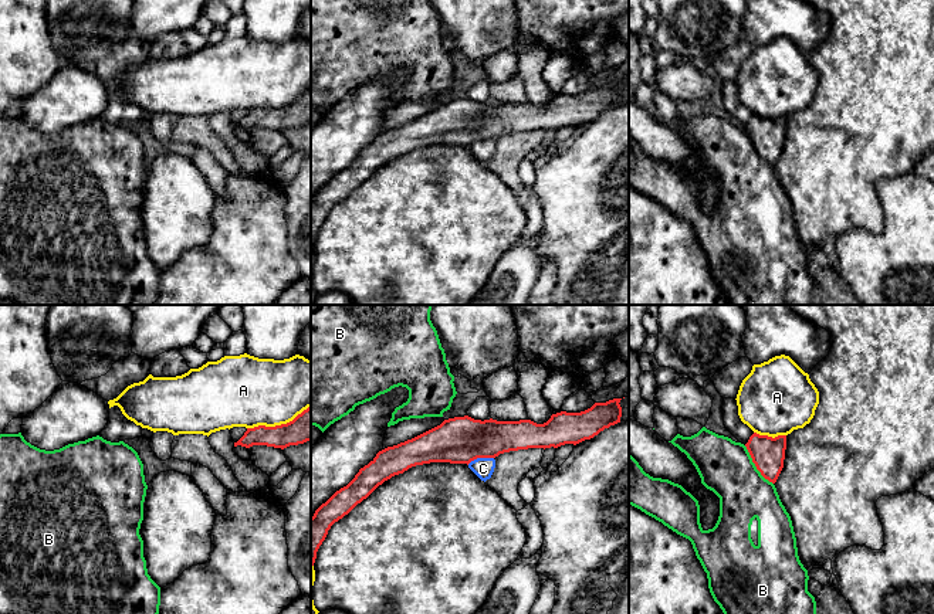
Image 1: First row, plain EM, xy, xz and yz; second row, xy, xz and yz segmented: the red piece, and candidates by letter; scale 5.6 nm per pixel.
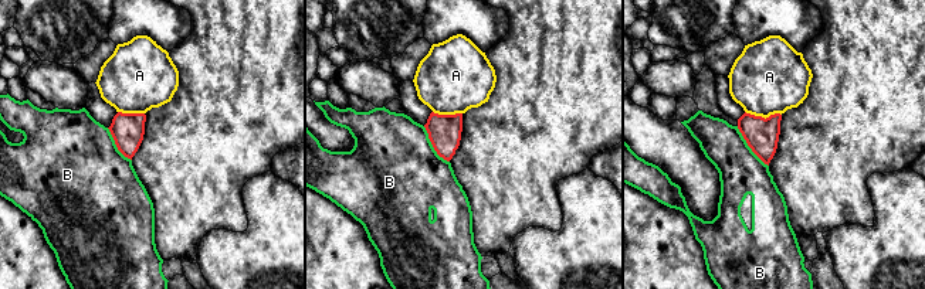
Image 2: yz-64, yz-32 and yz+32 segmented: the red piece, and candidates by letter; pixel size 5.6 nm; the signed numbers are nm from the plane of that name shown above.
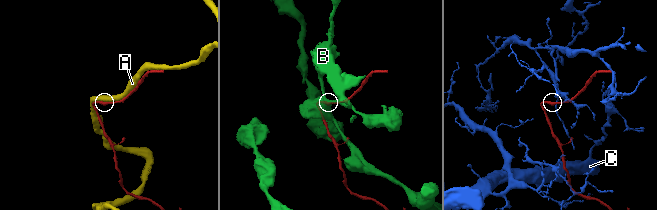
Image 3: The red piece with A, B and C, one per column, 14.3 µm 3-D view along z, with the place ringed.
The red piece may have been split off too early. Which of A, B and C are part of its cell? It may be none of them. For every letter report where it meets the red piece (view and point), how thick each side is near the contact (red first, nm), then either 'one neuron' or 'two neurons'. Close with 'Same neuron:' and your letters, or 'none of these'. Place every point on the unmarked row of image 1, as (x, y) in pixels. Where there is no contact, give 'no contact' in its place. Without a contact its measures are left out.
A: contact xy (278, 108); calibres 180 and 400 nm; two neurons
B: contact yz (755, 148); calibres 190 and 300 nm; two neurons
C: contact xz (480, 139); calibres 260 and 110 nm; two neurons
Same neuron: none of these

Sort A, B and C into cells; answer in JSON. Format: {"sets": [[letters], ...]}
{"sets": [["A"], ["B"], ["C"]]}

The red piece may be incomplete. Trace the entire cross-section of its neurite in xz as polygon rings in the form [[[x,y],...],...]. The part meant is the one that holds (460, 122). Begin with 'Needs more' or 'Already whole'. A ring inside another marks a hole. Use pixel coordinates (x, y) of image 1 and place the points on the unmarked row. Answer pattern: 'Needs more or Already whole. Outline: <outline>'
Already whole. Outline: [[[620,82],[595,85],[581,95],[561,94],[544,106],[531,102],[481,104],[468,98],[454,99],[412,122],[379,133],[346,169],[315,193],[311,200],[311,247],[314,248],[331,208],[392,159],[430,145],[468,147],[477,140],[495,140],[510,133],[576,128],[620,105]]]

